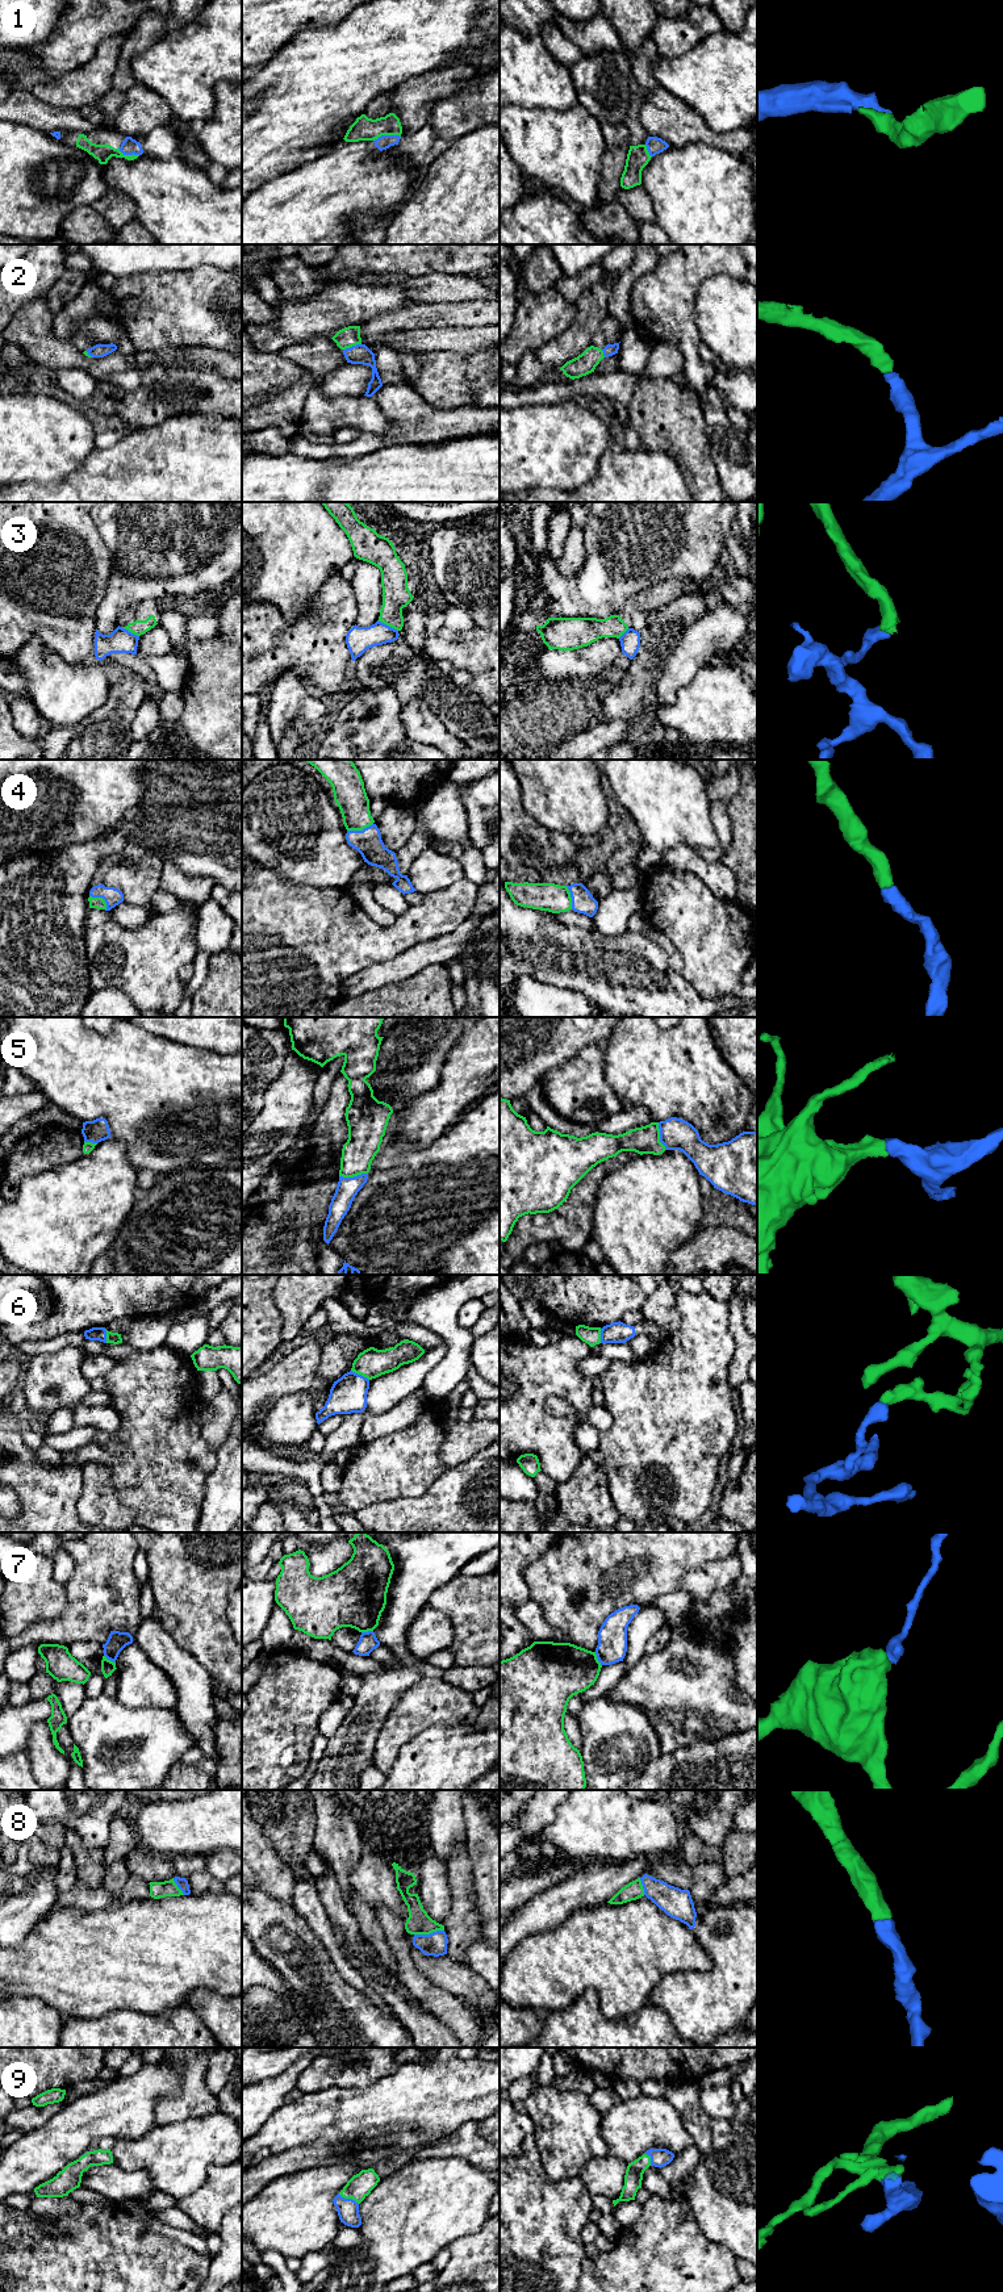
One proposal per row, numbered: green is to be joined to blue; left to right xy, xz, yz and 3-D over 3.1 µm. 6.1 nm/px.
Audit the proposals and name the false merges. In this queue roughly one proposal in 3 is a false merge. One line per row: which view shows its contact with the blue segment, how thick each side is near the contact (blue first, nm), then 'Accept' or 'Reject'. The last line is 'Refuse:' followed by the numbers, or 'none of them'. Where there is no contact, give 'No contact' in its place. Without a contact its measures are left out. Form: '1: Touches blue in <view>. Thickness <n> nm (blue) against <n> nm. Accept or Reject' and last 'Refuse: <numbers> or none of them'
1: Touches blue in xz. Thickness 90 nm (blue) against 140 nm. Accept
2: Touches blue in xz. Thickness 120 nm (blue) against 120 nm. Accept
3: Touches blue in xz. Thickness 160 nm (blue) against 170 nm. Reject
4: Touches blue in xz. Thickness 170 nm (blue) against 200 nm. Accept
5: Touches blue in xz. Thickness 140 nm (blue) against 200 nm. Accept
6: Touches blue in xz. Thickness 220 nm (blue) against 180 nm. Reject
7: Touches blue in yz. Thickness 180 nm (blue) against 360 nm. Reject
8: Touches blue in xz. Thickness 140 nm (blue) against 140 nm. Accept
9: Touches blue in xz. Thickness 130 nm (blue) against 150 nm. Accept
Refuse: 3, 6, 7

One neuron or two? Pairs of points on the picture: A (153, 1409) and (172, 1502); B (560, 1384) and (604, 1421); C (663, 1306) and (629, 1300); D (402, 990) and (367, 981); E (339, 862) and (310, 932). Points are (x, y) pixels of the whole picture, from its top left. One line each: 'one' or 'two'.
A: one
B: two
C: two
D: two
E: two

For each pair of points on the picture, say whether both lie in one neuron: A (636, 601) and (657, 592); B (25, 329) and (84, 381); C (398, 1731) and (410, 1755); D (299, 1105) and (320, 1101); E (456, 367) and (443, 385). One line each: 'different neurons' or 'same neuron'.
A: same neuron
B: different neurons
C: different neurons
D: different neurons
E: same neuron

